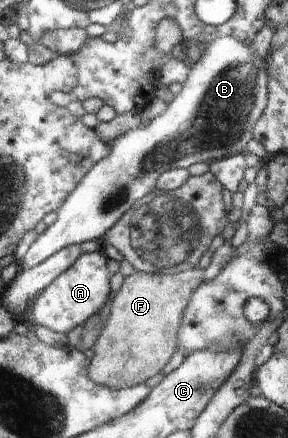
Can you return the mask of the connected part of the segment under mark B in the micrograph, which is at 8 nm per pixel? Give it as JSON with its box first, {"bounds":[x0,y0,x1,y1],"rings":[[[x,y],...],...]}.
{"bounds":[19,38,268,270],"rings":[[[217,38],[204,46],[198,62],[190,64],[190,74],[182,84],[182,90],[175,94],[174,100],[166,106],[166,110],[146,126],[138,126],[134,130],[124,132],[122,136],[114,138],[110,154],[96,162],[90,172],[80,180],[80,184],[68,194],[60,208],[56,208],[50,217],[48,228],[37,235],[26,254],[19,260],[20,270],[30,270],[61,248],[72,244],[82,244],[87,240],[102,242],[104,236],[120,217],[135,202],[156,189],[156,180],[171,168],[189,168],[198,162],[211,163],[235,154],[246,153],[246,144],[253,138],[253,128],[262,116],[267,105],[268,74],[263,58],[258,58],[247,44],[238,42],[236,38]]]}

